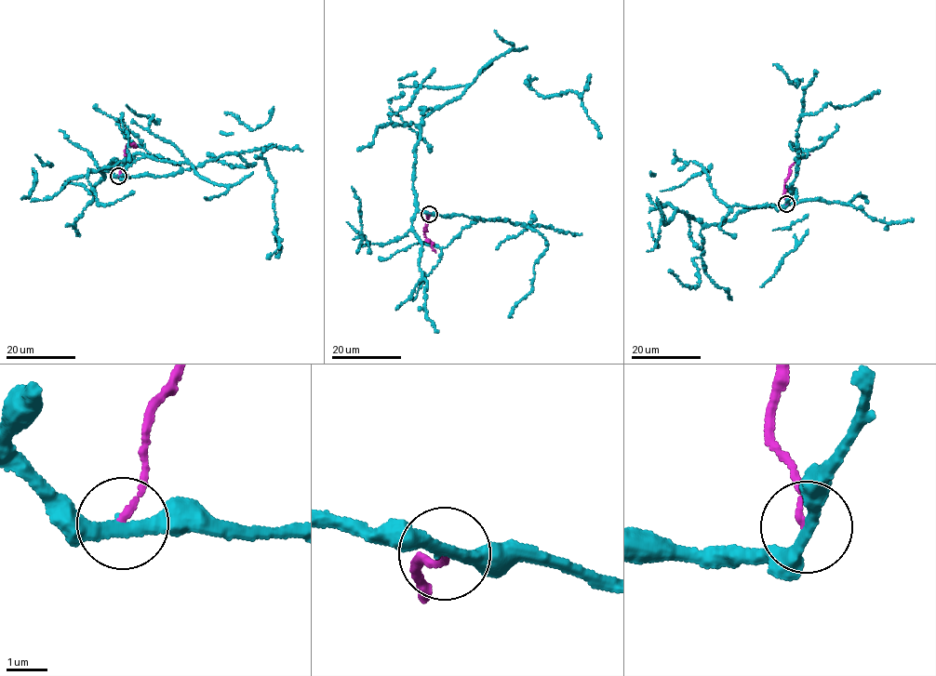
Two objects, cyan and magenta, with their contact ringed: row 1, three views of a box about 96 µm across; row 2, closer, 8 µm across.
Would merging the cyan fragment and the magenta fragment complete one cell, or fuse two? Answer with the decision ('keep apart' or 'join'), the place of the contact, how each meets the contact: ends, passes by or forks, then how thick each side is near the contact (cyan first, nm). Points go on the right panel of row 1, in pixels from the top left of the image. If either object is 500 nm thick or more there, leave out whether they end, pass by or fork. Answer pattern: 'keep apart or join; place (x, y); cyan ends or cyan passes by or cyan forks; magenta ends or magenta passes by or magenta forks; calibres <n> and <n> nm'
keep apart; place (786, 204); cyan passes by; magenta ends; calibres 280 and 130 nm

